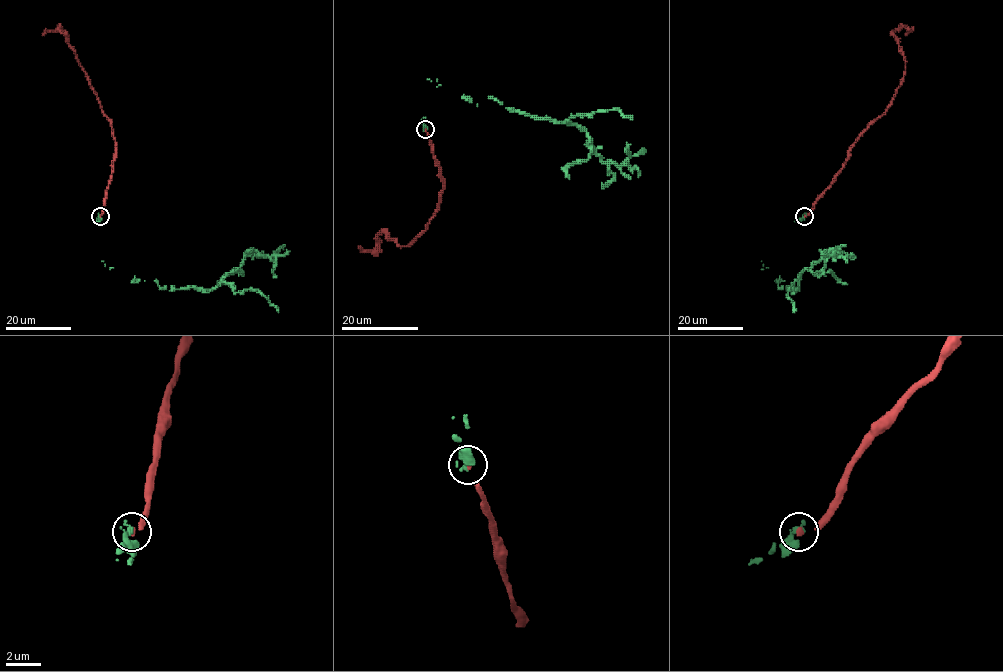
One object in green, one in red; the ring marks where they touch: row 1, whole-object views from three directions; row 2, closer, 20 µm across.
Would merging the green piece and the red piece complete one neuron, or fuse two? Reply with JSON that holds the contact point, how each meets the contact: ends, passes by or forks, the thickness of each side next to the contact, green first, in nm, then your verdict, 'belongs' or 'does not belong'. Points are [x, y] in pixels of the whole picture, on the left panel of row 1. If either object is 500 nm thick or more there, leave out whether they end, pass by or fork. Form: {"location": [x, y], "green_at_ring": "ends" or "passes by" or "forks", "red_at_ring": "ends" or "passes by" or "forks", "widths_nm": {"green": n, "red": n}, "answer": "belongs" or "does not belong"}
{"location": [100, 216], "green_at_ring": "ends", "red_at_ring": "ends", "widths_nm": {"green": 280, "red": 190}, "answer": "does not belong"}

